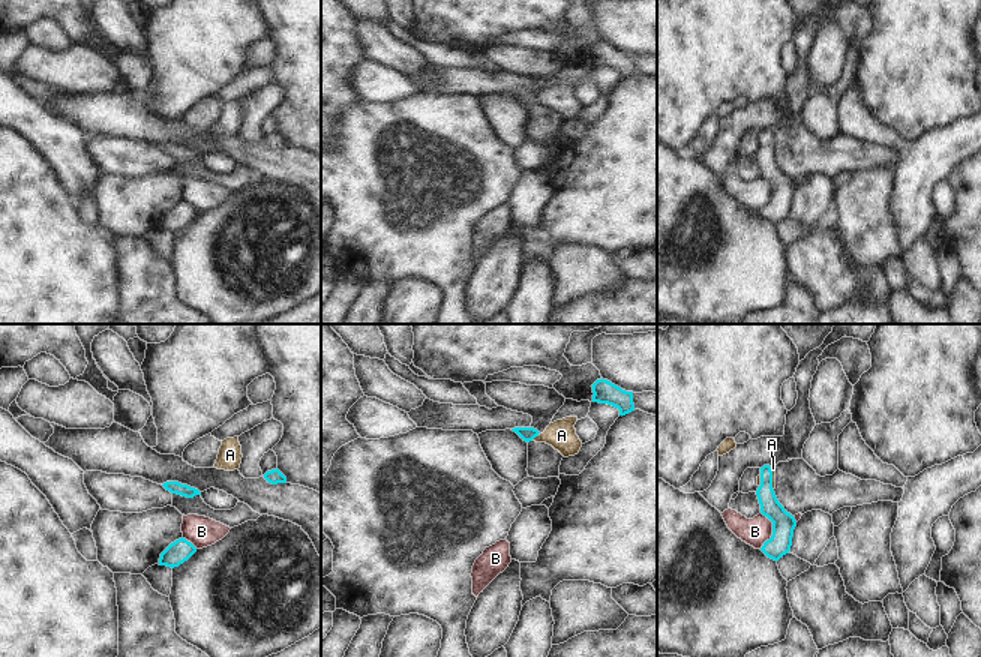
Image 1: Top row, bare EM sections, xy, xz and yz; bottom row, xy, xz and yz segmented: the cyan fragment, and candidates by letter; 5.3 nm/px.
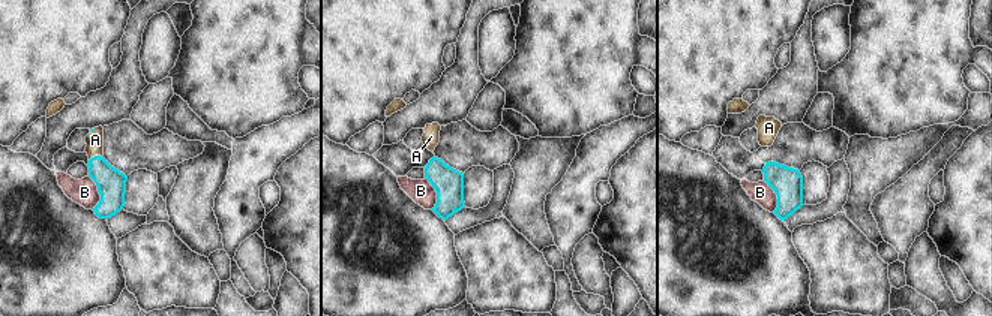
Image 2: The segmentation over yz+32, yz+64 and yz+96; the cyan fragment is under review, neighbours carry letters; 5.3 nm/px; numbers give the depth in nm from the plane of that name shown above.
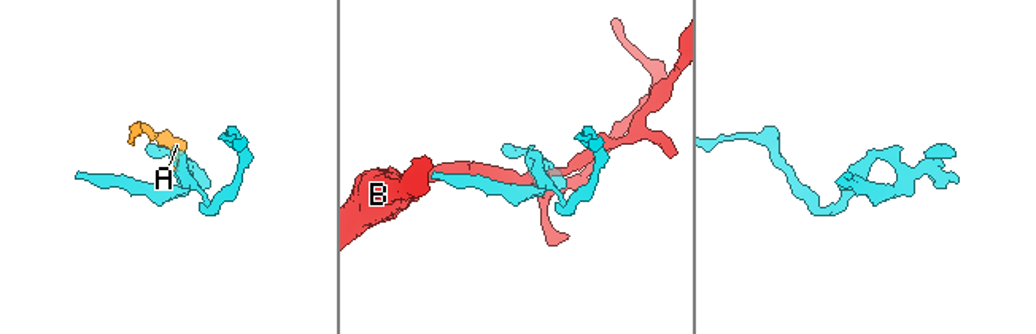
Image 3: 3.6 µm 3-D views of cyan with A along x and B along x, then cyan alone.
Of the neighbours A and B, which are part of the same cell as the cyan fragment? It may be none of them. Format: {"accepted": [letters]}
{"accepted": ["A"]}

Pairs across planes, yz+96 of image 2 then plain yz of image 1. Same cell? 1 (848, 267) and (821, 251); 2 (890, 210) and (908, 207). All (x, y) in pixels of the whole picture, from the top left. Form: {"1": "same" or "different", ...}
{"1": "same", "2": "same"}

